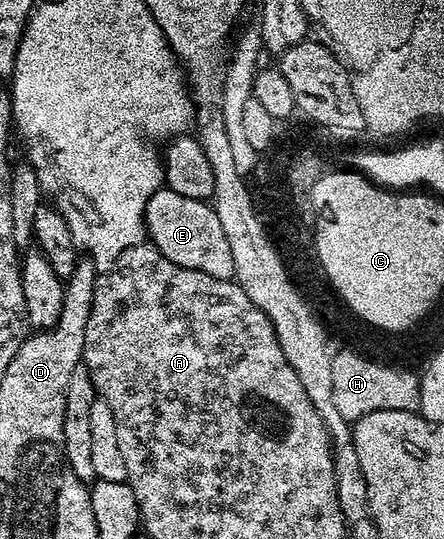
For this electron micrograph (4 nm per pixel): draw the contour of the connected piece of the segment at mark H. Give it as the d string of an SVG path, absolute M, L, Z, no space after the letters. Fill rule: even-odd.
M340 354L332 357L333 401L337 411L349 424L355 423L364 415L376 411L406 411L418 404L416 380L410 374L384 370L374 364L358 360L354 354Z

